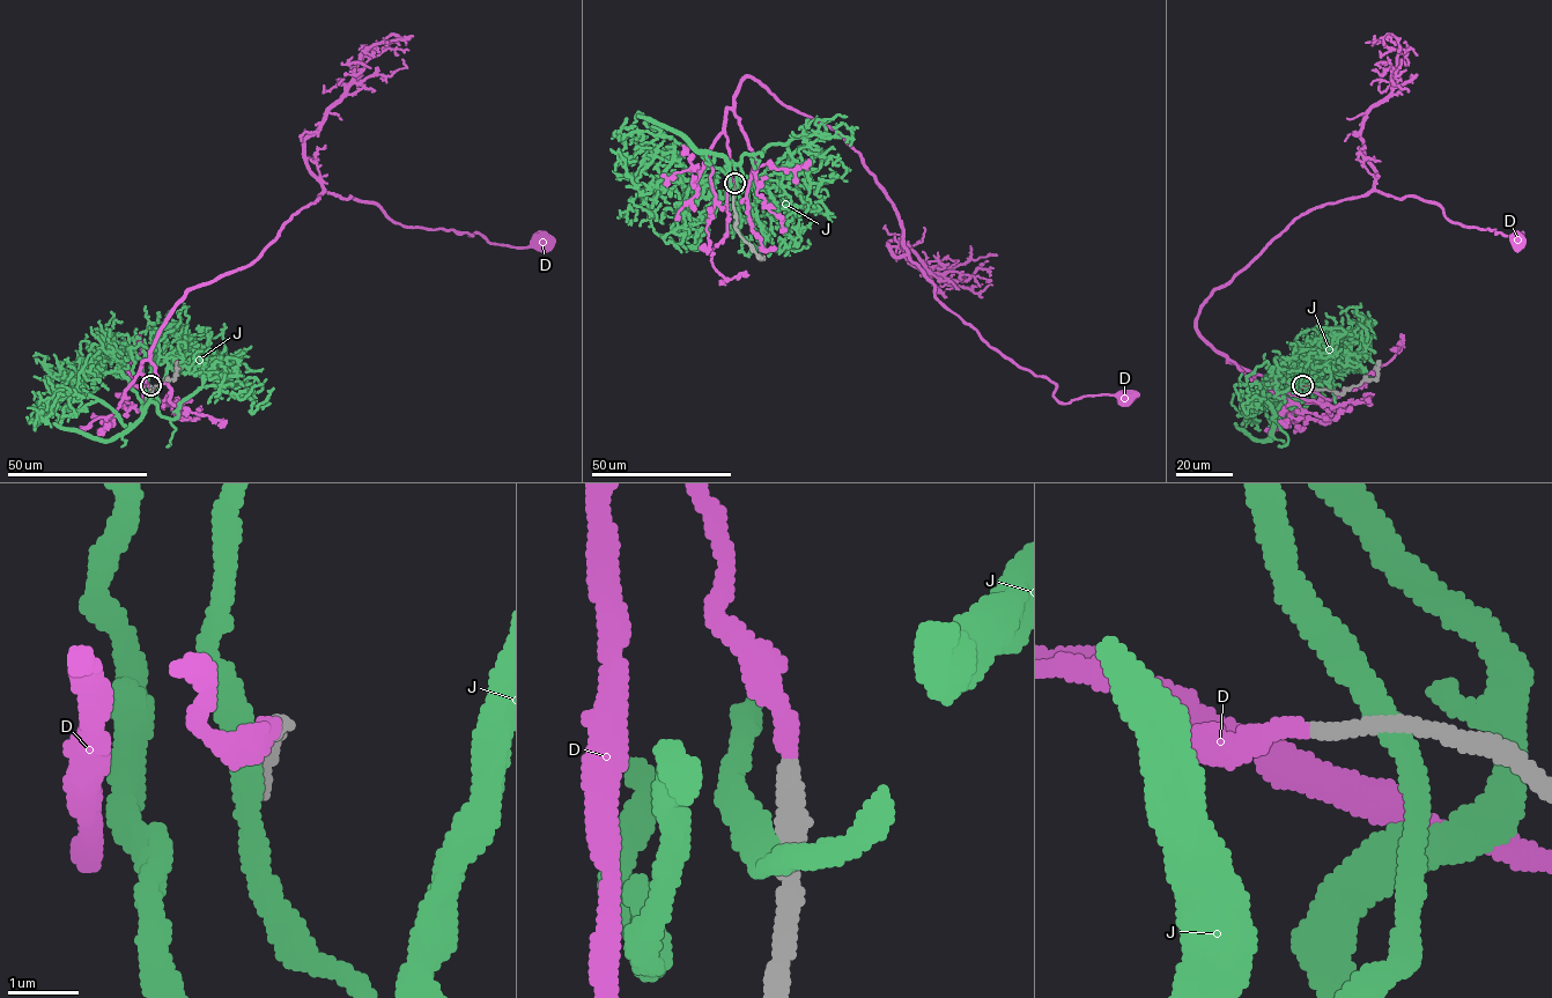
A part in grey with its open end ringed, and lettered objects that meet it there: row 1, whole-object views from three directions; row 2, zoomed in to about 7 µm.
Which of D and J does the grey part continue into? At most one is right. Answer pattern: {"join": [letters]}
{"join": ["D"]}

